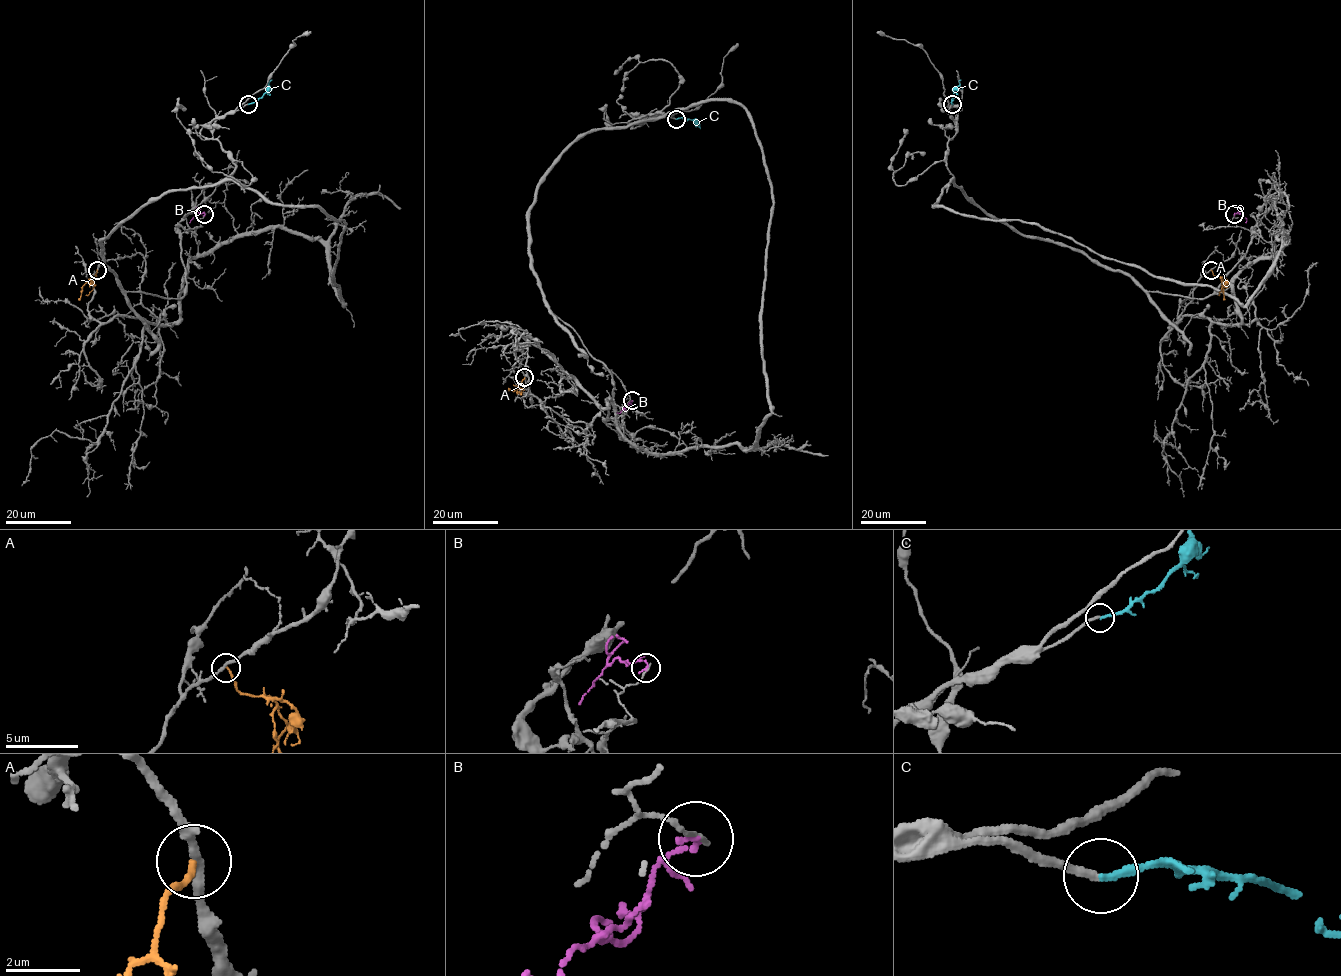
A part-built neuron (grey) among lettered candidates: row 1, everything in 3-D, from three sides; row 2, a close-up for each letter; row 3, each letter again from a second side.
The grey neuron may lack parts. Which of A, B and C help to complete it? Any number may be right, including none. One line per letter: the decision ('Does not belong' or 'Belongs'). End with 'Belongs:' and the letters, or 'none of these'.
A: Does not belong
B: Does not belong
C: Does not belong
Belongs: none of these

